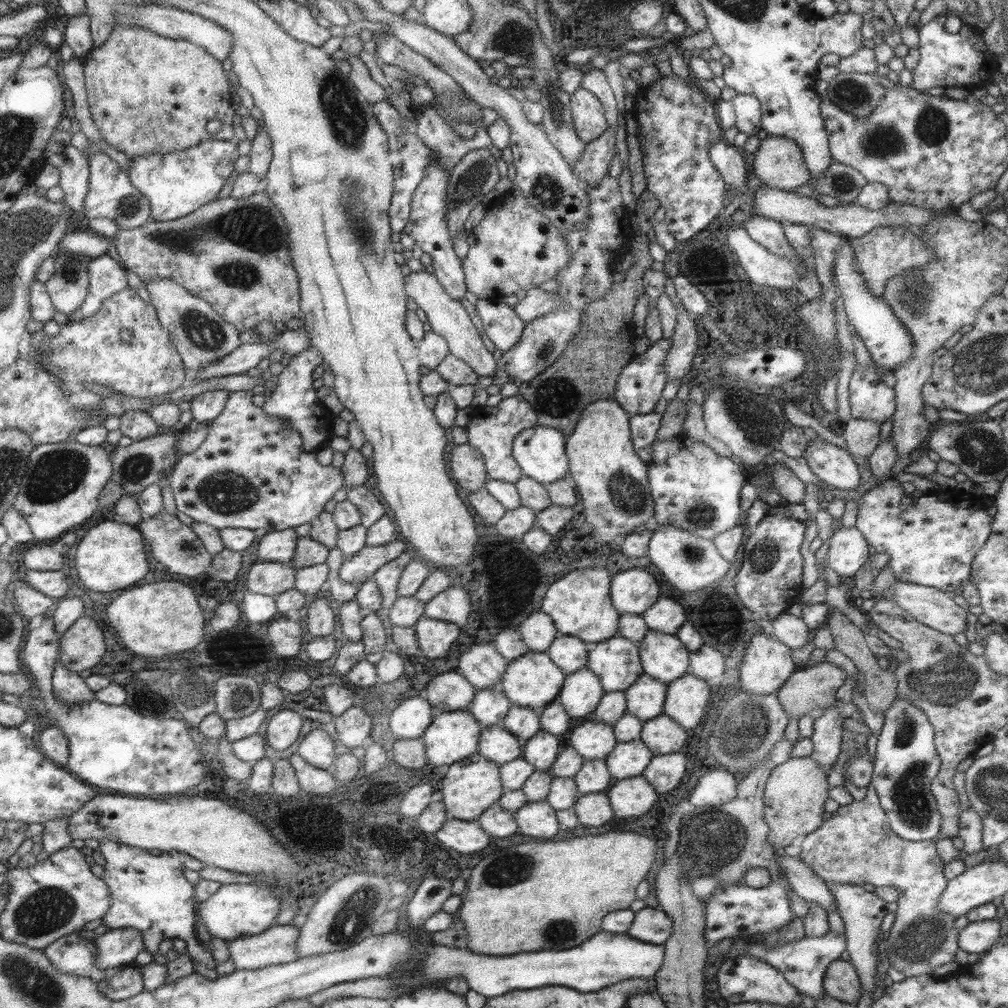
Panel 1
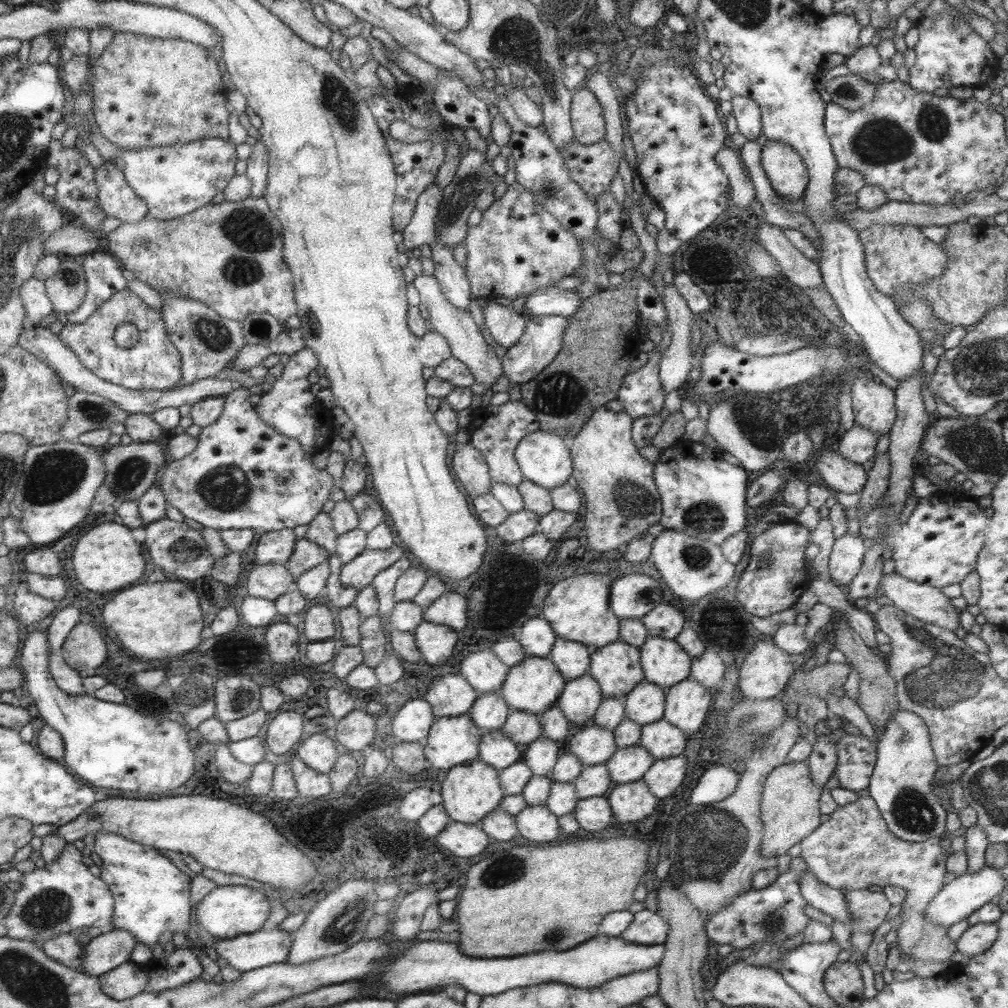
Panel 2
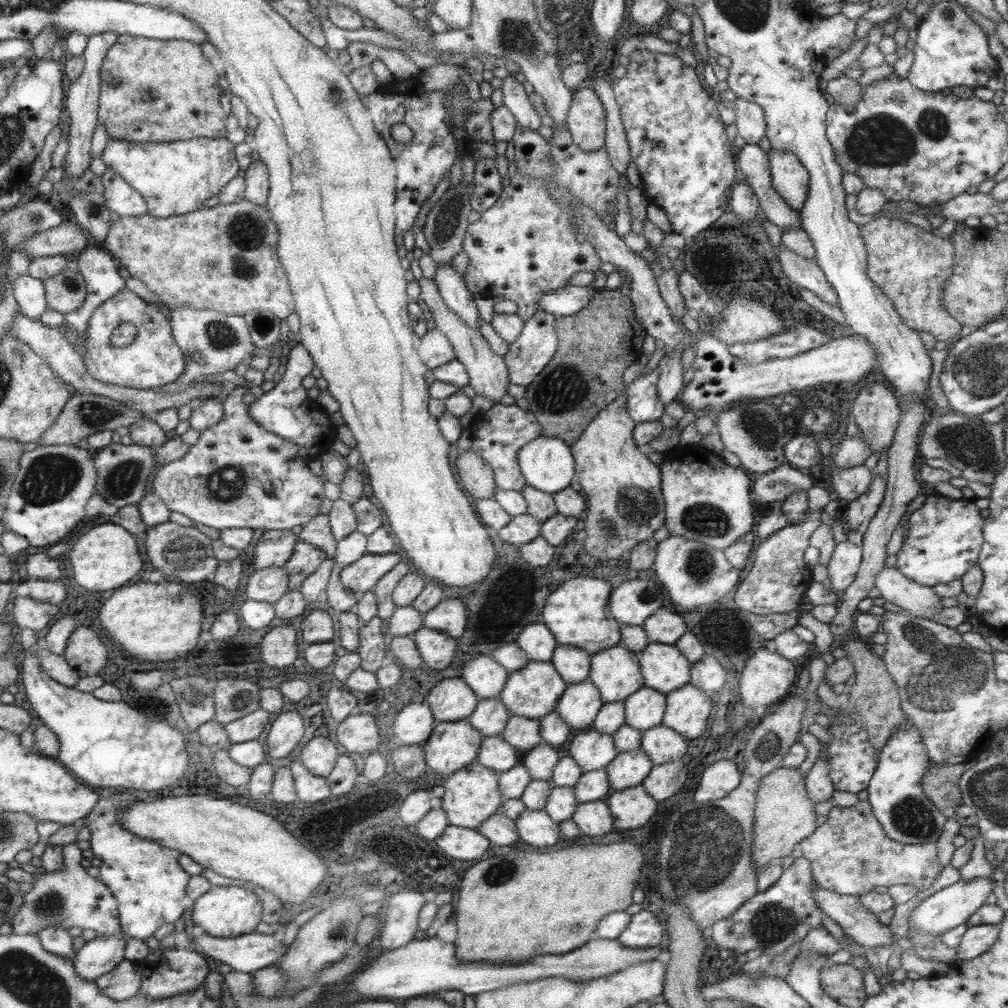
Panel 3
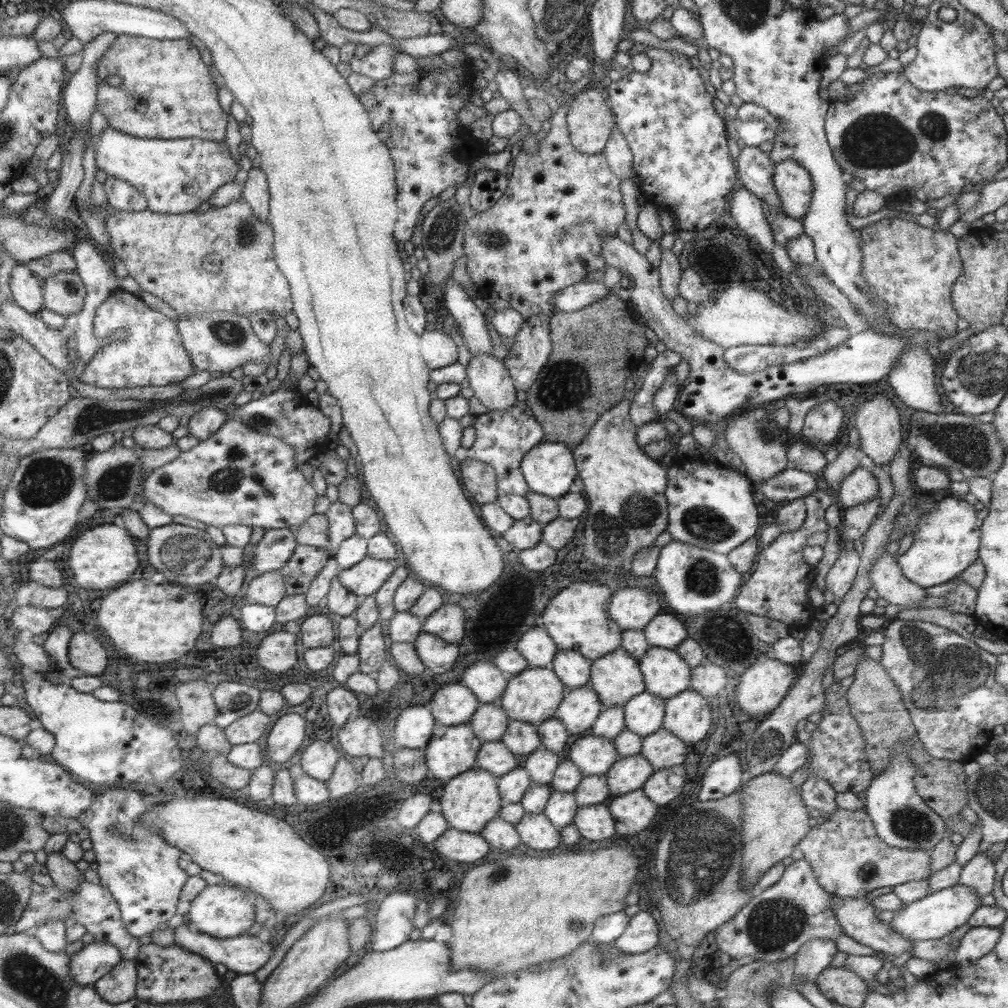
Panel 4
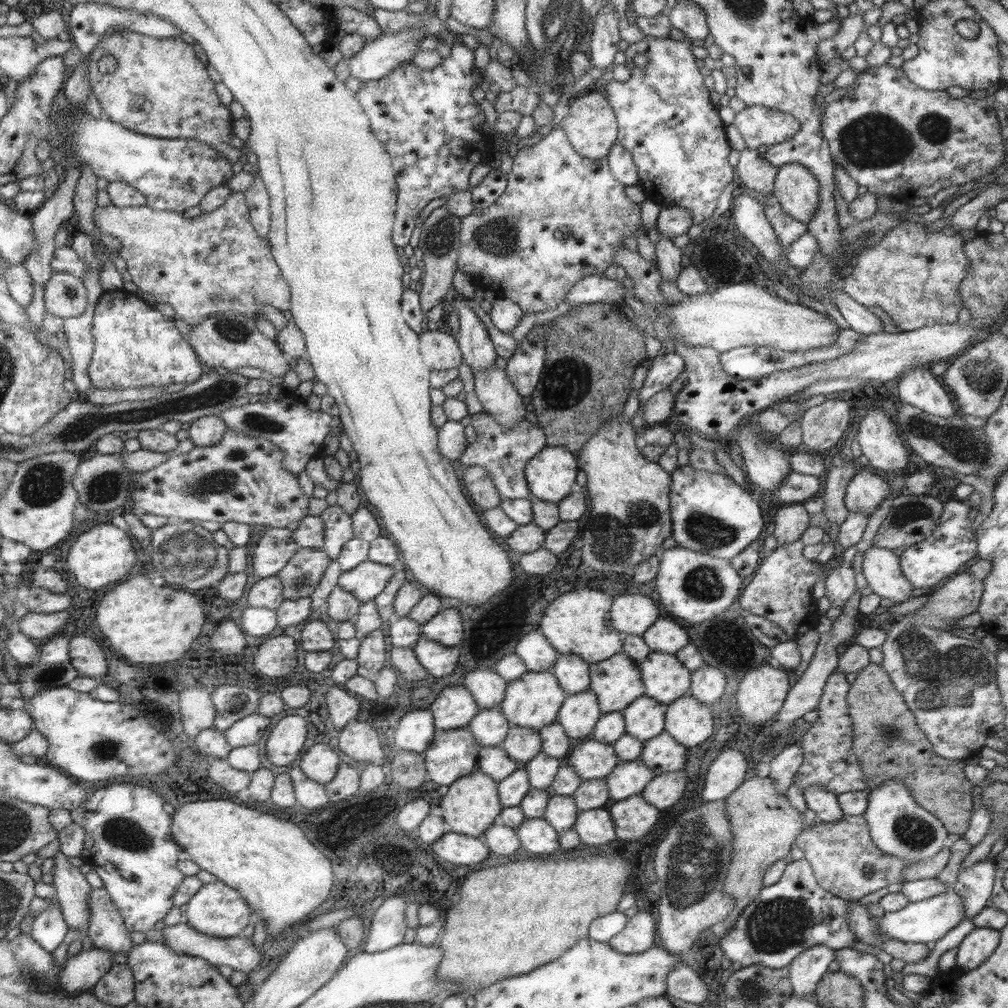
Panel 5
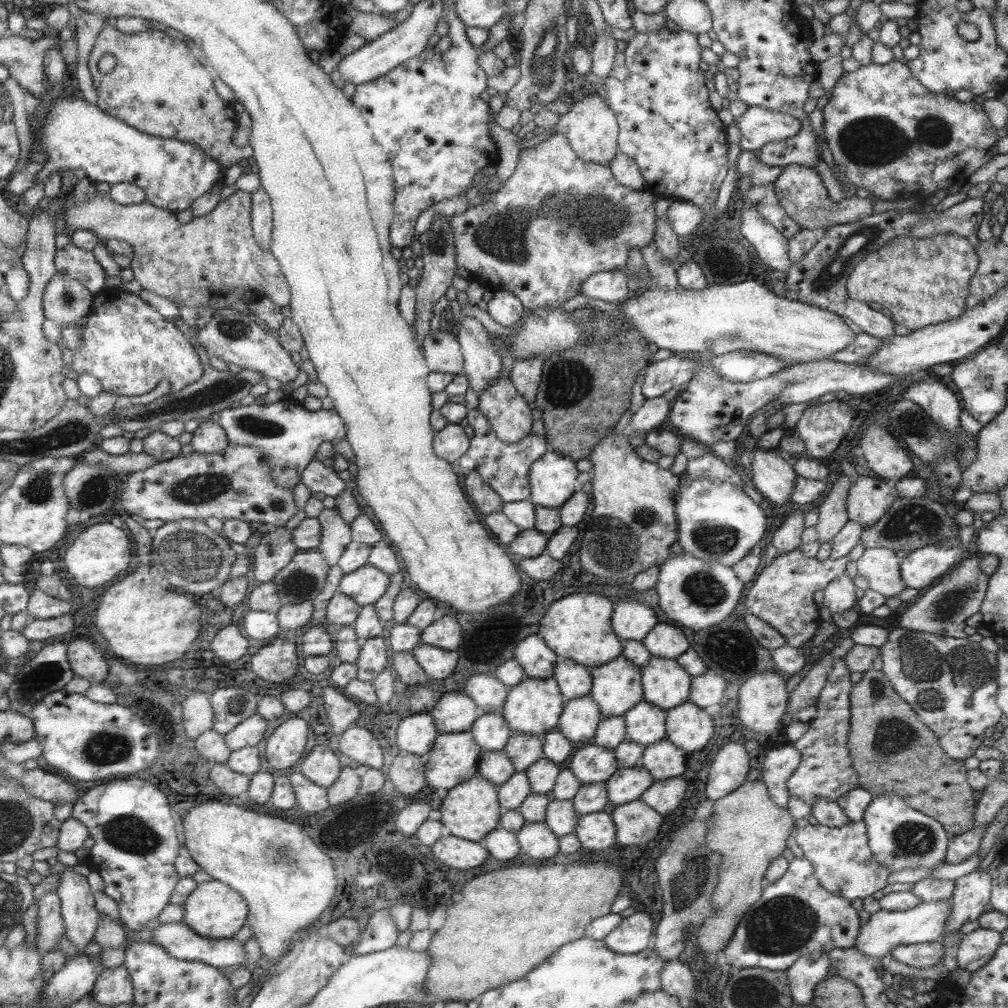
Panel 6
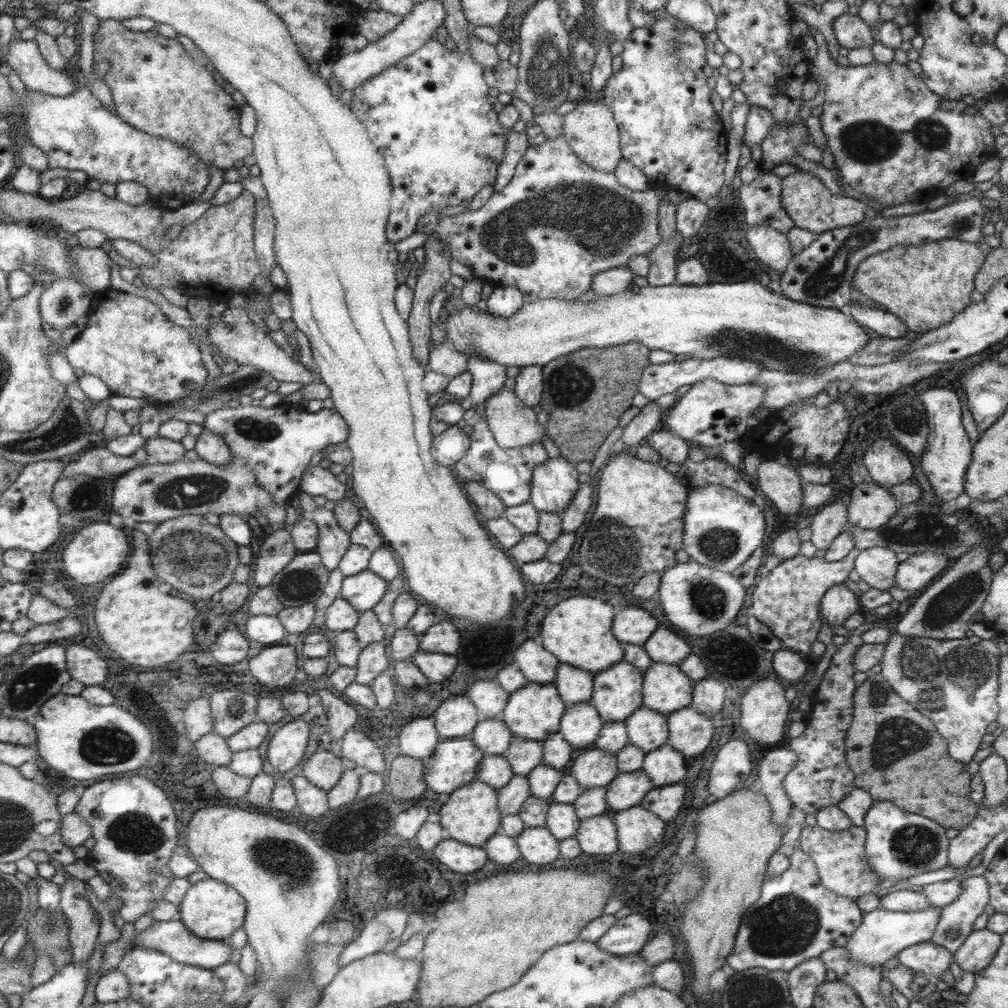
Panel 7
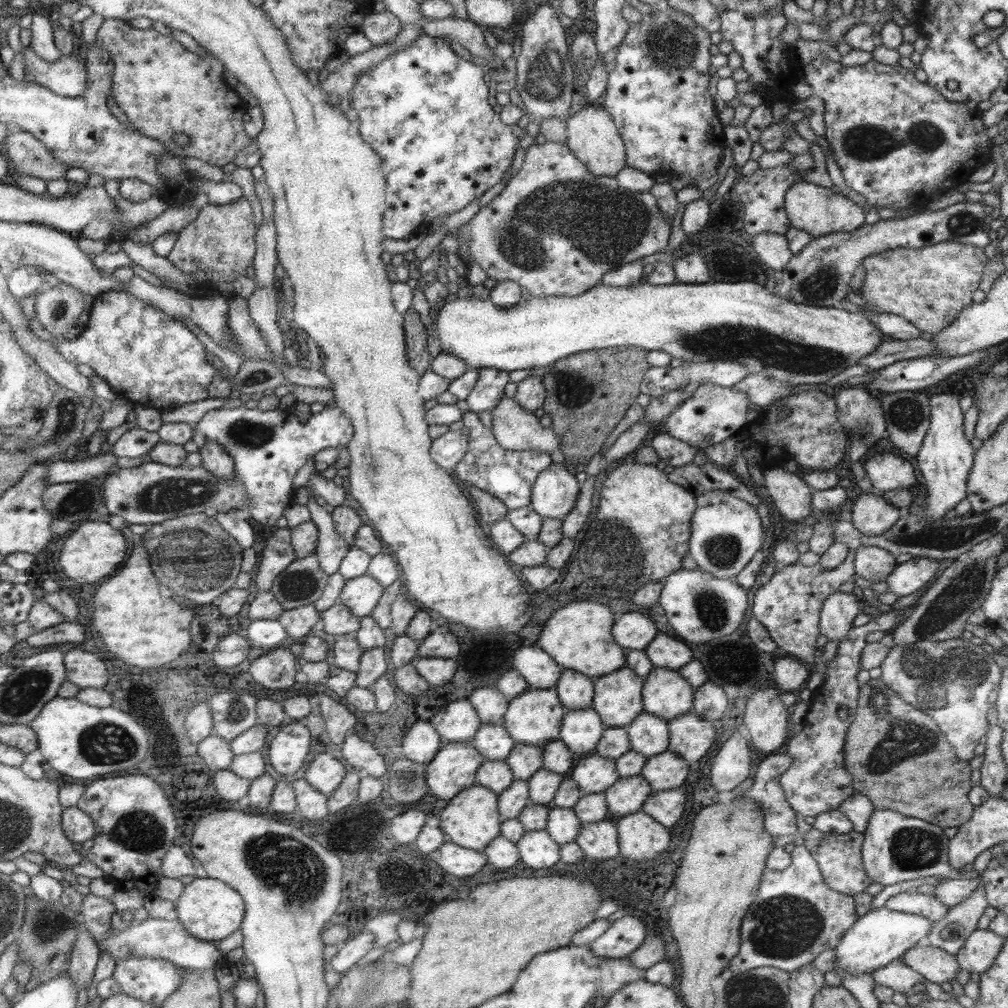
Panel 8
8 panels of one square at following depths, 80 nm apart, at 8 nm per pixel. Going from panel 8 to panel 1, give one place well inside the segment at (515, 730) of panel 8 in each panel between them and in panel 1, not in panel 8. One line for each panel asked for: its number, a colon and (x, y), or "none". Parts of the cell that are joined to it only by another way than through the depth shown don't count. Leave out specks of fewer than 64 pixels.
1: (531, 680)
2: (532, 685)
3: (532, 691)
4: (531, 696)
5: (532, 700)
6: (532, 706)
7: (534, 711)

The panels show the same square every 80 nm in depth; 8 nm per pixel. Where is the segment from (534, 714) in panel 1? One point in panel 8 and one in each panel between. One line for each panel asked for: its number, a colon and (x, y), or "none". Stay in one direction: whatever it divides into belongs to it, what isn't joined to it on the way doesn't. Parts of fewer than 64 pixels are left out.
2: (521, 727)
3: (523, 733)
4: (521, 738)
5: (521, 744)
6: (521, 749)
7: (522, 754)
8: (523, 760)

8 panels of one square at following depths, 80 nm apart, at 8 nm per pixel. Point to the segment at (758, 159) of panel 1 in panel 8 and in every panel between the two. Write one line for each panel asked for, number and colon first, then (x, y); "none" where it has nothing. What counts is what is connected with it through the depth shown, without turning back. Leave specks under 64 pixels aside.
2: (783, 167)
3: (789, 178)
4: (792, 183)
5: (795, 188)
6: (799, 190)
7: (808, 203)
8: (815, 209)

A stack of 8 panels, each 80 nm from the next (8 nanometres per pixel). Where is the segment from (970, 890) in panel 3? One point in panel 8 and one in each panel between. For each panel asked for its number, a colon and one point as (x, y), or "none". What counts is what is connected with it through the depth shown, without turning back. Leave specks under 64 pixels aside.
4: (936, 915)
5: (922, 921)
6: (879, 932)
7: (881, 934)
8: (879, 936)

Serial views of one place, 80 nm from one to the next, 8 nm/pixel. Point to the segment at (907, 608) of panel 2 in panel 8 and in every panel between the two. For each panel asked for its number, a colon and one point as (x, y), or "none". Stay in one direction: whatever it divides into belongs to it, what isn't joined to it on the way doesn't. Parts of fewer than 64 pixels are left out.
3: (918, 600)
4: (887, 579)
5: (880, 567)
6: (879, 567)
7: (876, 566)
8: (873, 563)

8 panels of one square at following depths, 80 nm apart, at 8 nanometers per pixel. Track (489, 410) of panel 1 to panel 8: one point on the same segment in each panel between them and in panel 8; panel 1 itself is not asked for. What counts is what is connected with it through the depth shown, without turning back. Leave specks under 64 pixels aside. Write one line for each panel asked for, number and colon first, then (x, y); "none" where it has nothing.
2: (495, 430)
3: (499, 433)
4: (501, 439)
5: (503, 453)
6: (503, 466)
7: (506, 472)
8: (508, 475)

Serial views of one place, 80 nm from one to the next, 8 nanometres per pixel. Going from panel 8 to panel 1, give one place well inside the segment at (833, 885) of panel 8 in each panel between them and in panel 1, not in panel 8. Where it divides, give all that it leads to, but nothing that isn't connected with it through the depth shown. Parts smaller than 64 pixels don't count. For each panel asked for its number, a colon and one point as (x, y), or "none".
1: (855, 845)
2: (853, 849)
3: (848, 854)
4: (847, 860)
5: (844, 861)
6: (842, 863)
7: (839, 858)

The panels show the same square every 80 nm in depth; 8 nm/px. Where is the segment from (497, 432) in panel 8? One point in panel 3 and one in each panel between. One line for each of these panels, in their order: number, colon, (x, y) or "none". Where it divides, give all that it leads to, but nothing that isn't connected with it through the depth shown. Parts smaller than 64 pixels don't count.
3: (487, 373)
4: (492, 386)
5: (497, 395)
6: (507, 413)
7: (512, 424)

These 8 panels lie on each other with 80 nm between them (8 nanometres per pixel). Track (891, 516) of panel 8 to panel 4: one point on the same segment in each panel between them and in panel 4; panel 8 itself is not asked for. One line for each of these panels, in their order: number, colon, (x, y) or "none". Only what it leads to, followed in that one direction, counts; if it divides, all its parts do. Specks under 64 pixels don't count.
4: (858, 486)
5: (865, 490)
6: (867, 499)
7: (869, 506)

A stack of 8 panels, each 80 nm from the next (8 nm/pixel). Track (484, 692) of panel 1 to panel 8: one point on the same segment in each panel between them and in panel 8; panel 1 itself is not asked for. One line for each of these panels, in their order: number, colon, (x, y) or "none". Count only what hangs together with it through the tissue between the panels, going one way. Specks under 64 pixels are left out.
2: (488, 712)
3: (488, 717)
4: (489, 720)
5: (489, 726)
6: (490, 731)
7: (491, 736)
8: (492, 741)

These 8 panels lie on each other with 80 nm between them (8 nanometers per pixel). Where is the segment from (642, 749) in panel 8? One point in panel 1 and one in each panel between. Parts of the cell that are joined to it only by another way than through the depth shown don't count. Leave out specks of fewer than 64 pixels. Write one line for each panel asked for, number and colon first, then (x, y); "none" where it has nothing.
1: (644, 698)
2: (644, 704)
3: (644, 708)
4: (643, 713)
5: (643, 717)
6: (644, 723)
7: (647, 729)

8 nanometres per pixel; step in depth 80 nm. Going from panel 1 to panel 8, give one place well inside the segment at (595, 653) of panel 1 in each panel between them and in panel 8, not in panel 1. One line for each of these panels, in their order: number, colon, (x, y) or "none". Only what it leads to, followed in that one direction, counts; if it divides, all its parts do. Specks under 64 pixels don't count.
2: (616, 668)
3: (615, 671)
4: (615, 677)
5: (616, 681)
6: (616, 686)
7: (616, 690)
8: (617, 697)

